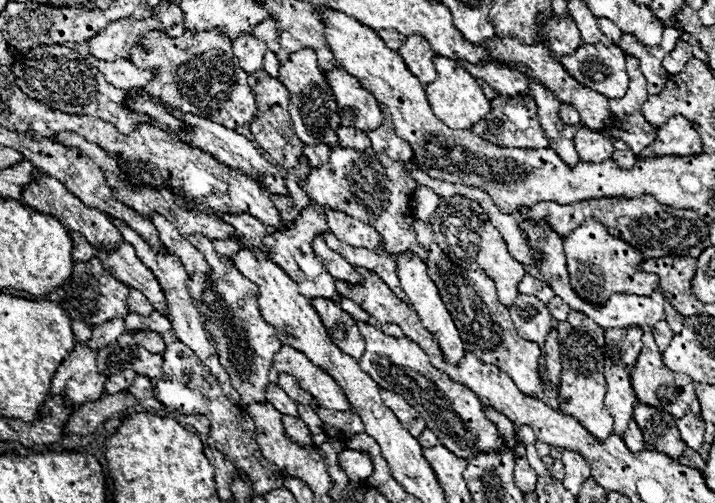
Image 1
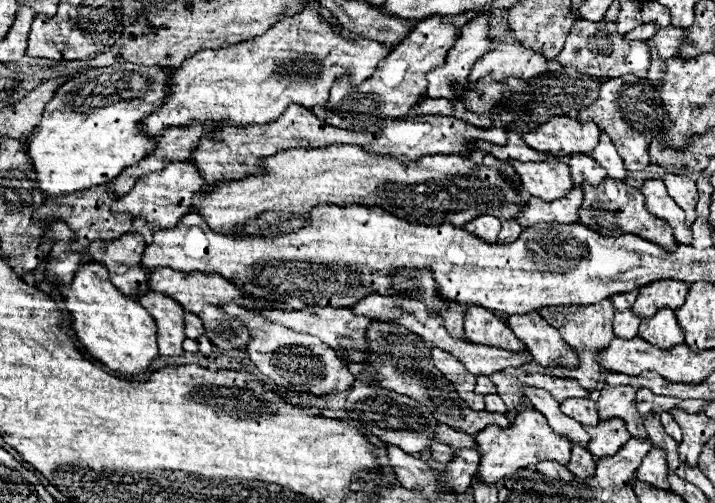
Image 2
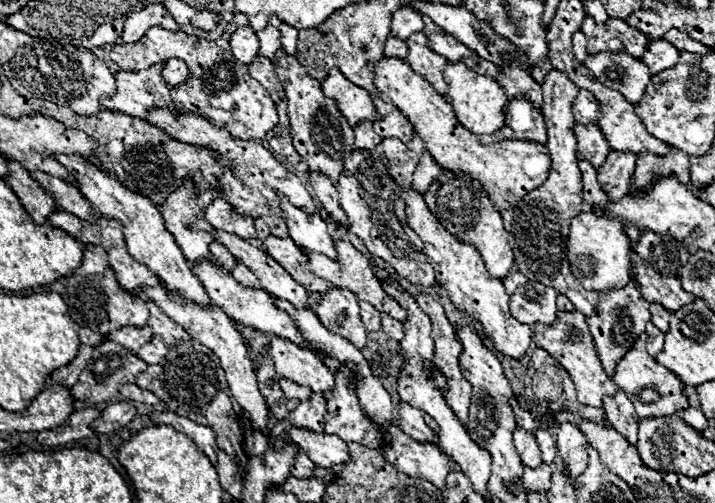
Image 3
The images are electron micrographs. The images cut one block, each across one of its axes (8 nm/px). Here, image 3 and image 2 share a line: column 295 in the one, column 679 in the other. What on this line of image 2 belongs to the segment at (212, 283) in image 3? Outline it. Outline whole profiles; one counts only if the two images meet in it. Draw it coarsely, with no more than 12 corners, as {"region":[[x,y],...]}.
{"region":[[672,308],[642,320],[638,334],[658,348],[684,342]]}

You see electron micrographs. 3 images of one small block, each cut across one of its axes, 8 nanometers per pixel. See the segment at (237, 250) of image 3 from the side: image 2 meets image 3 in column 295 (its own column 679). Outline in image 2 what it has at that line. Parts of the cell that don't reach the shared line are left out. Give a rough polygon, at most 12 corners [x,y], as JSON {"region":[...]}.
{"region":[[656,280],[640,288],[632,310],[640,318],[684,304],[690,286]]}

